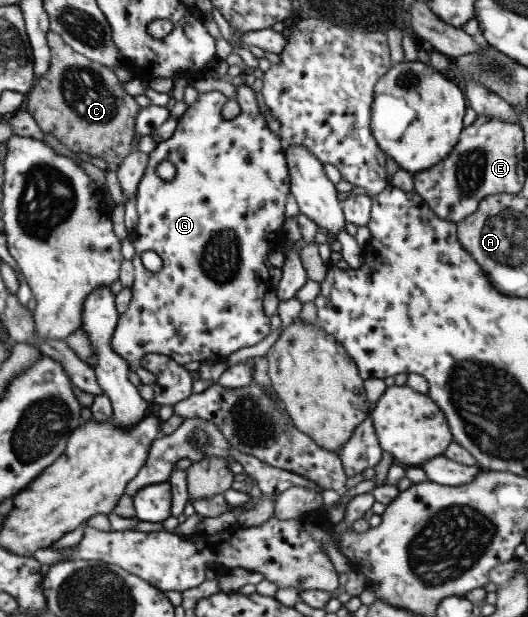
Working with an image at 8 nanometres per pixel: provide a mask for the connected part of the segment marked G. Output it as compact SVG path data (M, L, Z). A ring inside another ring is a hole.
M243 84L237 87L235 101L241 107L241 113L232 120L225 120L222 116L222 108L227 104L228 99L220 91L212 90L209 92L199 93L197 101L187 107L185 113L178 118L177 129L169 140L161 142L155 150L148 156L148 164L138 185L136 209L139 215L137 226L130 234L131 241L135 247L135 257L132 260L134 266L135 280L130 287L132 299L127 310L118 316L117 327L113 331L111 339L111 348L127 360L129 370L136 372L144 385L153 386L156 382L156 376L143 368L142 360L146 354L164 354L175 360L180 365L189 362L224 362L232 352L253 346L261 342L271 332L271 320L266 316L263 310L263 296L271 288L271 276L269 267L265 265L269 253L275 249L283 249L288 241L287 234L283 231L283 220L285 220L285 200L290 194L290 177L286 166L283 142L273 128L273 124L267 122L262 116L262 112L257 104L257 98L250 86ZM169 161L177 169L176 176L173 180L162 180L157 174L157 167L161 162ZM153 251L163 259L163 266L158 272L151 272L143 266L141 255L144 252Z

